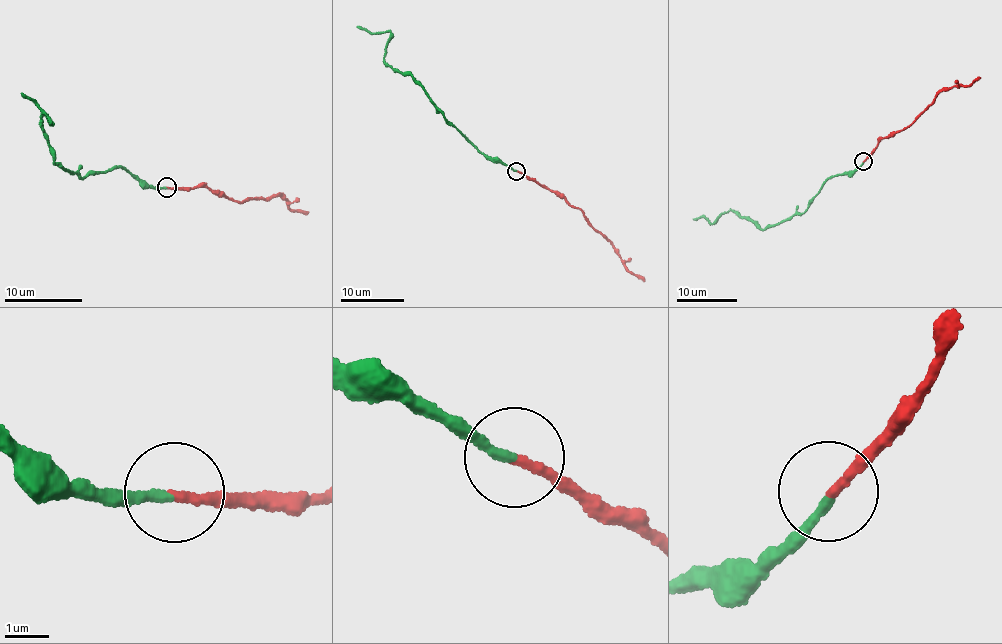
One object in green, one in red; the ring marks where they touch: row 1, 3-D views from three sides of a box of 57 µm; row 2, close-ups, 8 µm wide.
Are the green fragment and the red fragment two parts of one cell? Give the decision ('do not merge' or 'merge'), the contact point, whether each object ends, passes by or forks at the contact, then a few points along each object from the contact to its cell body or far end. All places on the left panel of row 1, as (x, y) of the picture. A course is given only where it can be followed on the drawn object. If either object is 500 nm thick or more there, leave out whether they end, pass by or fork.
merge; at (167, 187); green ends there; red ends there; green runs (167, 188), (142, 184), (119, 167), (80, 177), (64, 169), (54, 162), (42, 113), (50, 123), (21, 93); red runs (167, 188), (208, 187), (241, 202), (280, 194), (292, 210), (308, 214)

